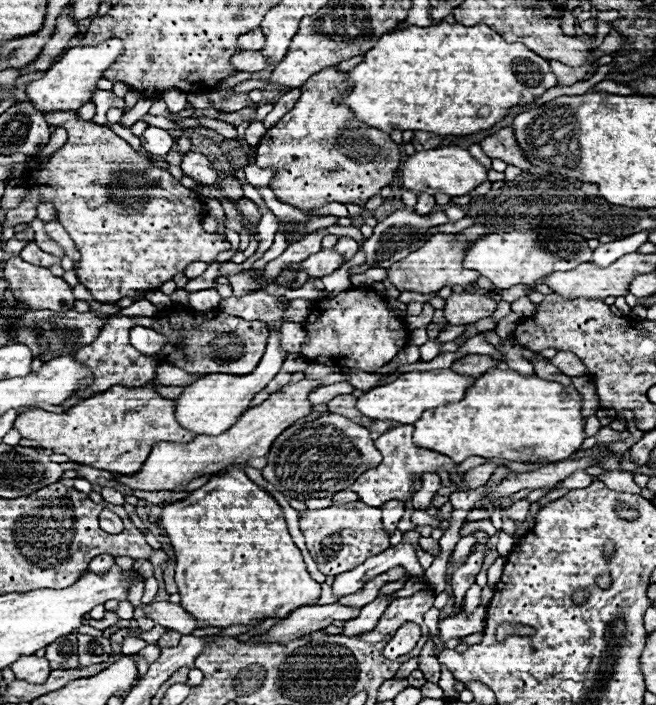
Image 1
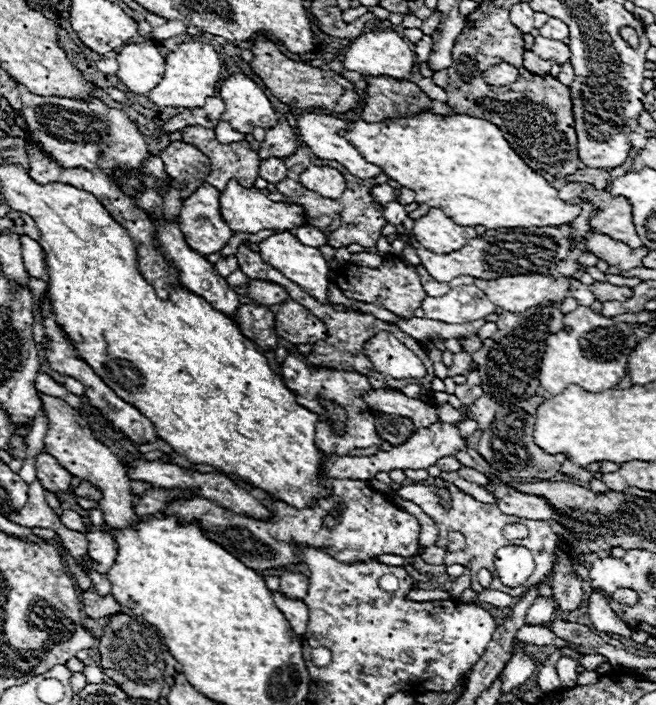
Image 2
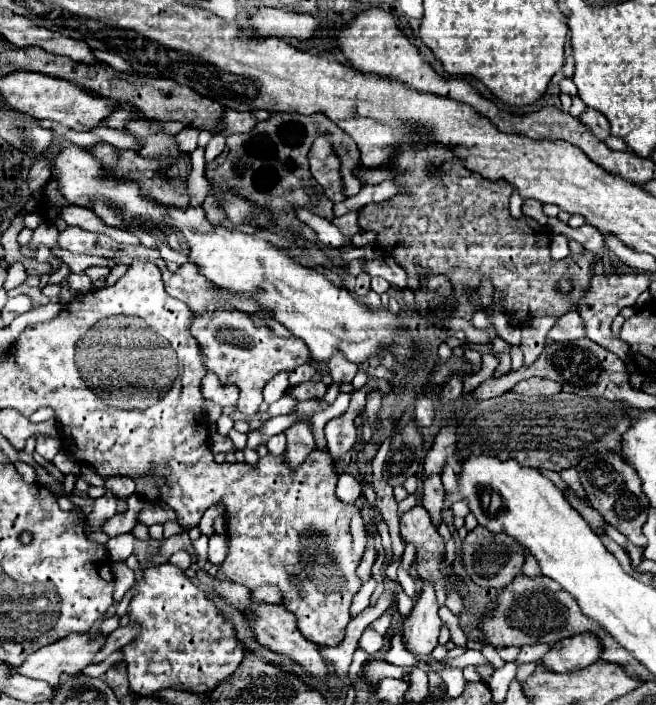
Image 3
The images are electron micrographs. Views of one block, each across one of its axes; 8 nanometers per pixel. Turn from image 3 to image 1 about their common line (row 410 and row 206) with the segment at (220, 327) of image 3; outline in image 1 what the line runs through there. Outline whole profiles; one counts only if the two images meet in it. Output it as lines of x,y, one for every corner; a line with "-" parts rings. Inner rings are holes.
242,198
238,201
238,208
252,222
252,224
258,224
258,220
260,220
260,210
258,210
258,206
247,198

